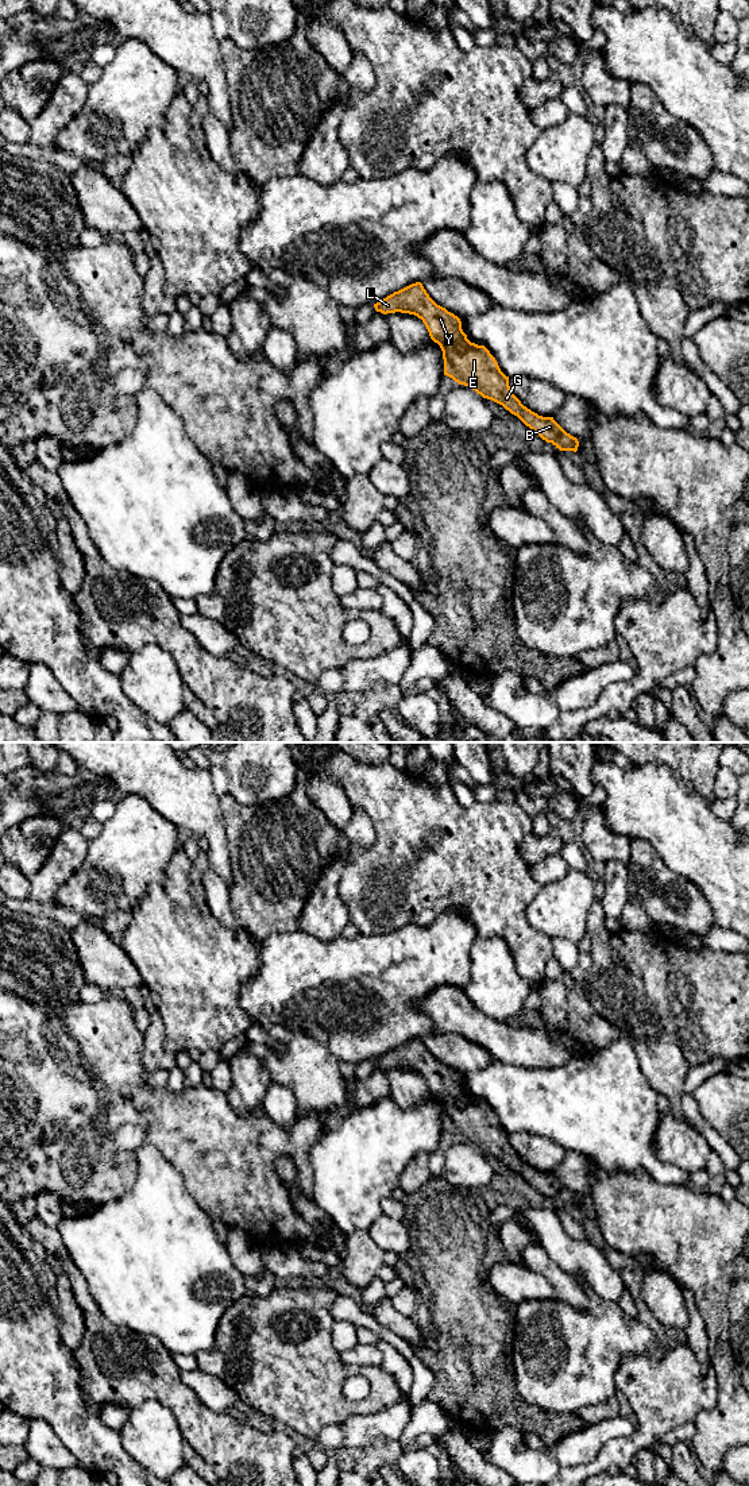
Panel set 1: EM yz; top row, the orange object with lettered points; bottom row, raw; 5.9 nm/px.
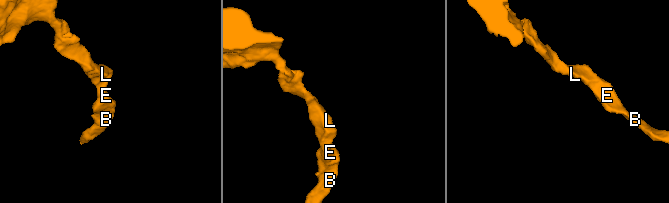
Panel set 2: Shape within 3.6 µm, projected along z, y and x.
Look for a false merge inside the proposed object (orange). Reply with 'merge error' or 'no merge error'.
no merge error

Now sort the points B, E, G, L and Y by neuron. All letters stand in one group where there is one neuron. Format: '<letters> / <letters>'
B E G L Y

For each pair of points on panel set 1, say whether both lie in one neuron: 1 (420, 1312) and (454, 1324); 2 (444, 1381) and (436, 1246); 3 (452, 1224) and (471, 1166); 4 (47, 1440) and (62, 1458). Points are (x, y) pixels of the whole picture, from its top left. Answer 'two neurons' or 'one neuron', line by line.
1: one neuron
2: one neuron
3: two neurons
4: one neuron

